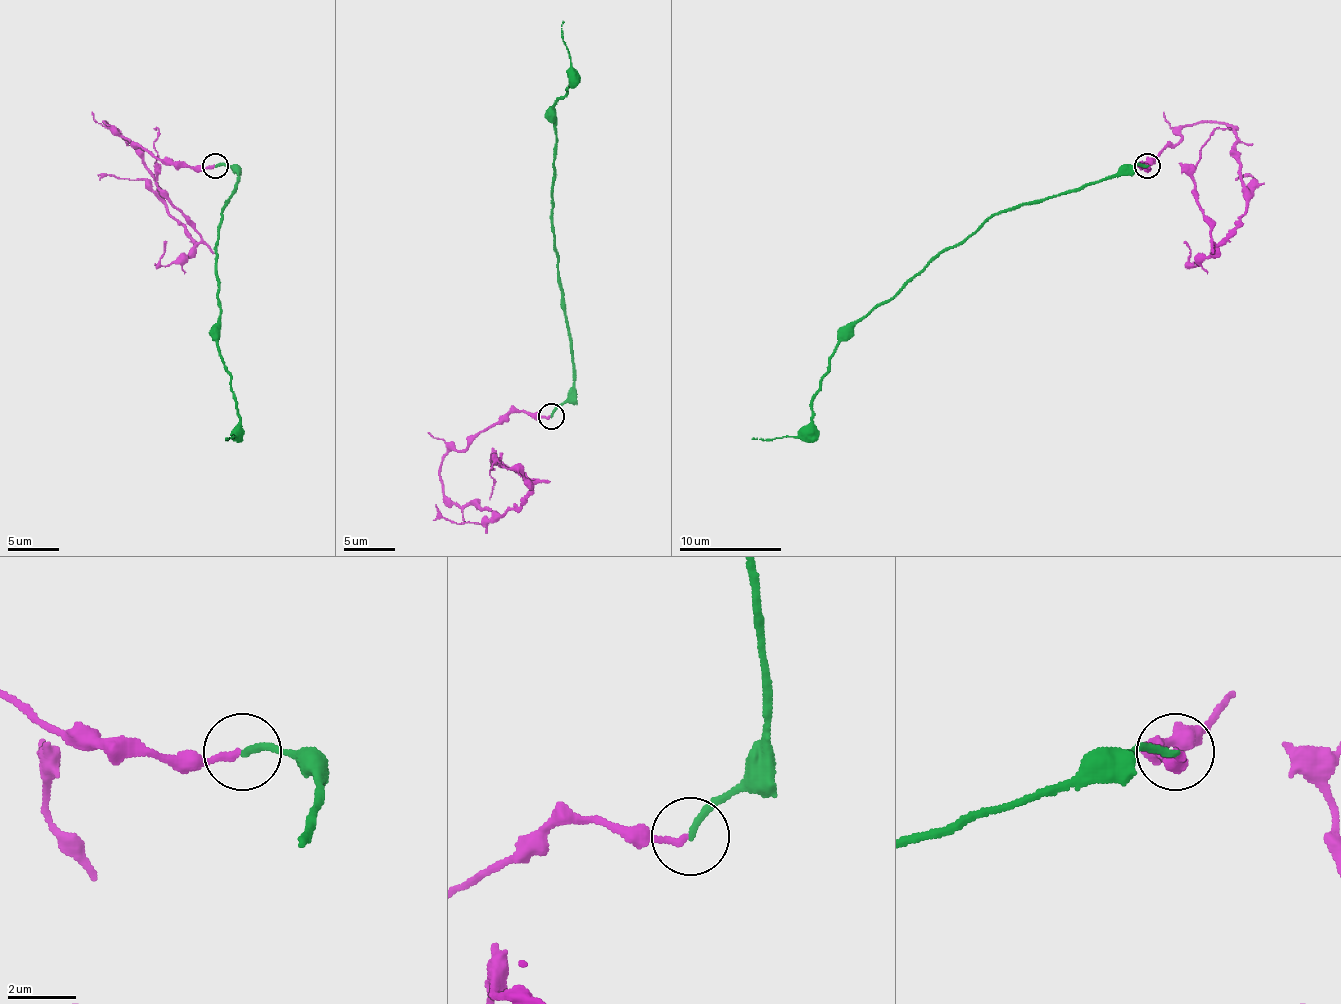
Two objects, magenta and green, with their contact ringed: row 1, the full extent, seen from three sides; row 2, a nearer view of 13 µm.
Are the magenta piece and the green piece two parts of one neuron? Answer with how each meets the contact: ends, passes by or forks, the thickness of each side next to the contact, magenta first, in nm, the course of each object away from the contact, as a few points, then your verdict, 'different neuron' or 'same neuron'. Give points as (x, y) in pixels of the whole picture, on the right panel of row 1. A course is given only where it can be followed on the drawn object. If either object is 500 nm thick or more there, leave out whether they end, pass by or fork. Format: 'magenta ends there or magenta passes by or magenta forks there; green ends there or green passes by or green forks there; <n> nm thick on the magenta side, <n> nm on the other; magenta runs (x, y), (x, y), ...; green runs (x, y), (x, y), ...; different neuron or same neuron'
magenta ends there; green ends there; 190 nm thick on the magenta side, 190 nm on the other; magenta runs (1147, 165), (1181, 129), (1224, 121), (1237, 137), (1245, 211), (1217, 244), (1194, 165), (1204, 142), (1229, 129); green runs (1147, 165), (991, 214), (875, 303), (839, 342), (811, 404), (811, 422), (796, 437), (752, 437); different neuron

